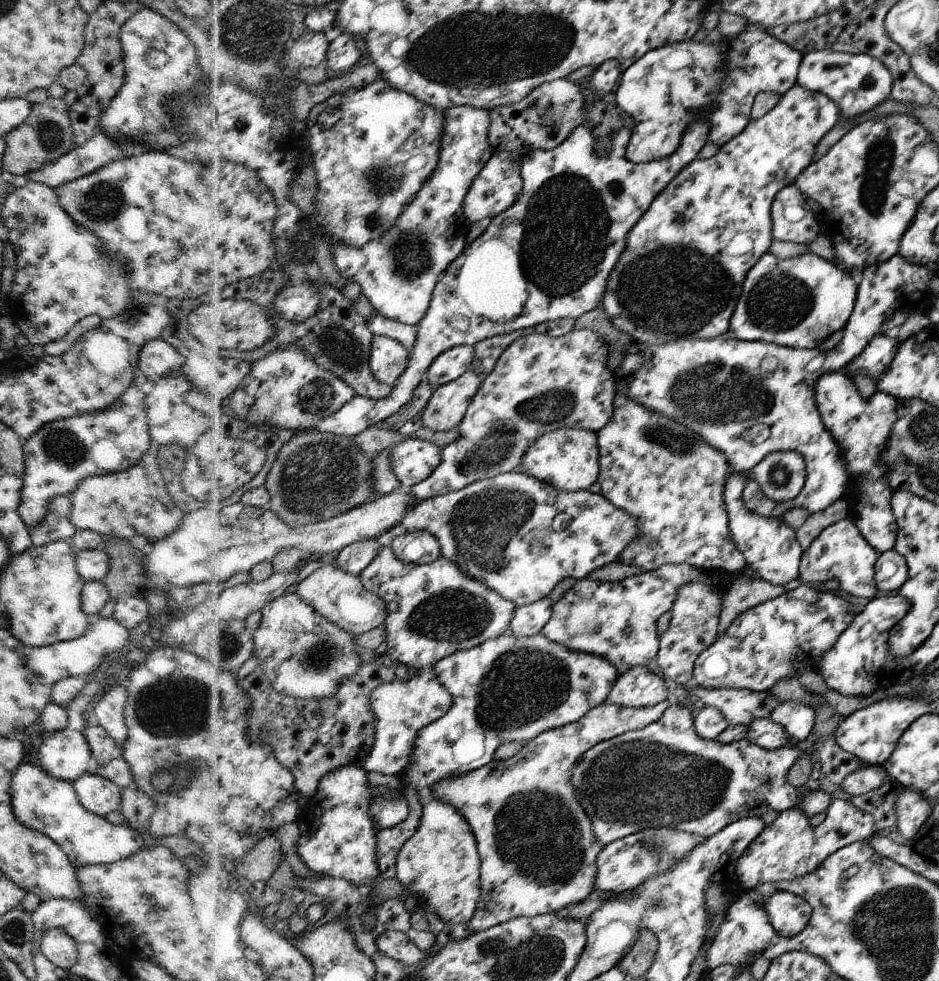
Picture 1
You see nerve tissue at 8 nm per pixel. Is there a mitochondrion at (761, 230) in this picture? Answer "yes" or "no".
no

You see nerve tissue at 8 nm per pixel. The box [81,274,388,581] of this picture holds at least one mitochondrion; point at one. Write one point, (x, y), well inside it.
(322, 473)

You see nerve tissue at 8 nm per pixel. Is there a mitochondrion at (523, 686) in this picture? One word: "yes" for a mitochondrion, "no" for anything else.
yes

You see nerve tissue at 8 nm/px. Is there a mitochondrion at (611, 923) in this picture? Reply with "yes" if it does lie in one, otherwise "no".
no

